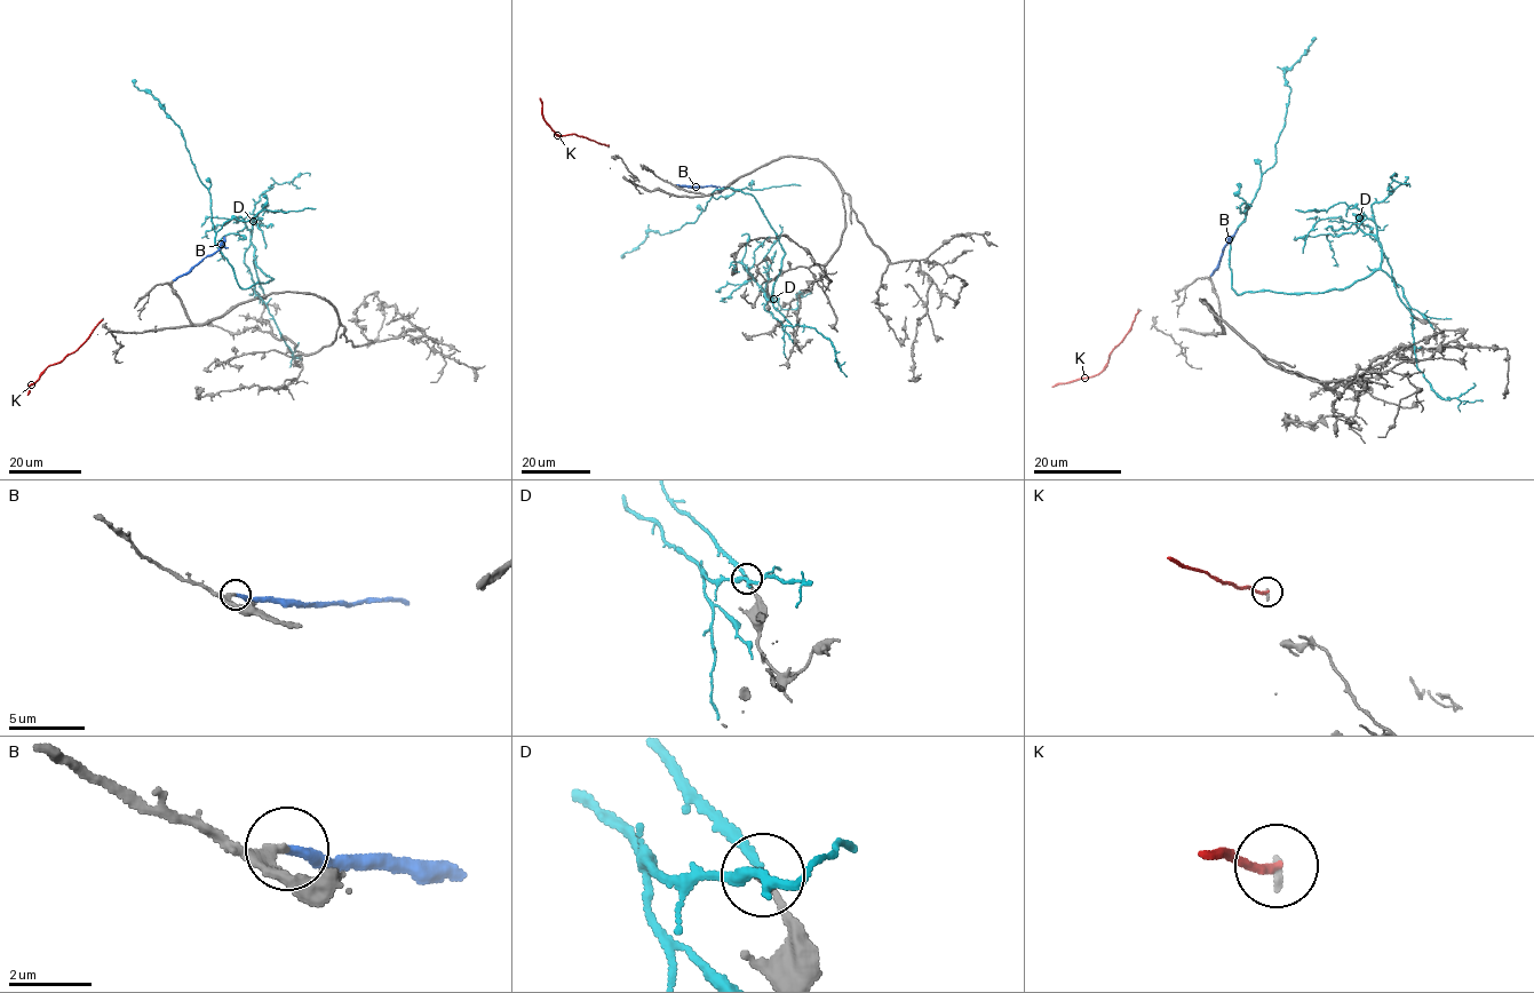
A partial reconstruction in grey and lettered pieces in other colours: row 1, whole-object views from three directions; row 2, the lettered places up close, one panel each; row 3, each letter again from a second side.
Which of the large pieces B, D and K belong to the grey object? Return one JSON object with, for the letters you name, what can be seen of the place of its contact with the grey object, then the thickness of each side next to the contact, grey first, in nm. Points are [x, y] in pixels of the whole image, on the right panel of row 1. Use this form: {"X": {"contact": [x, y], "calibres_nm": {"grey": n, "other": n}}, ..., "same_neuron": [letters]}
{"B": {"contact": [1210, 275], "calibres_nm": {"grey": 240, "other": 300}}, "same_neuron": ["B"]}

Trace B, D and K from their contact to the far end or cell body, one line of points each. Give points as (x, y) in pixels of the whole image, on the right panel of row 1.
B: (1210, 275), (1216, 270), (1225, 244), (1237, 229)
D: (1413, 315), (1380, 269), (1321, 292), (1232, 287), (1233, 233), (1286, 121), (1285, 73), (1316, 37)
K: (1138, 310), (1131, 328), (1109, 357), (1106, 367), (1096, 374), (1051, 387)

